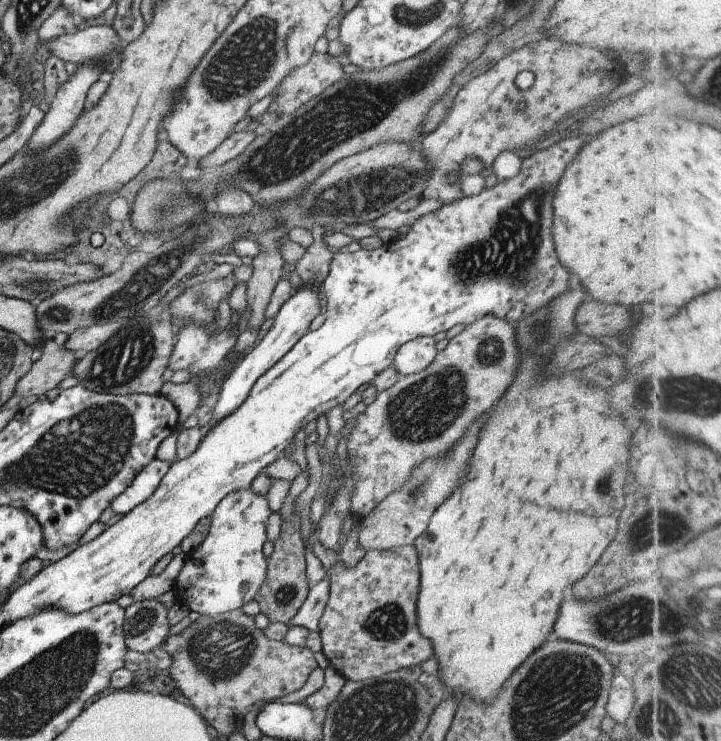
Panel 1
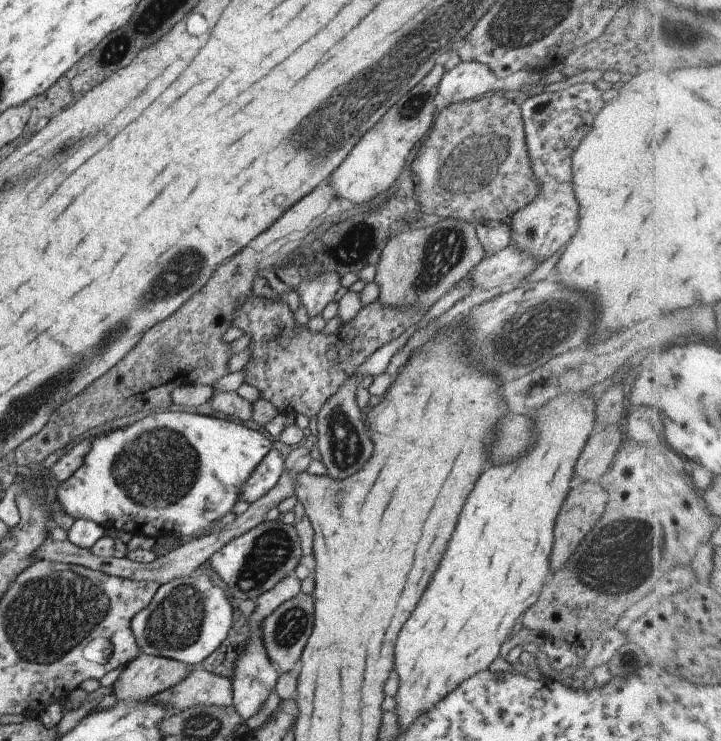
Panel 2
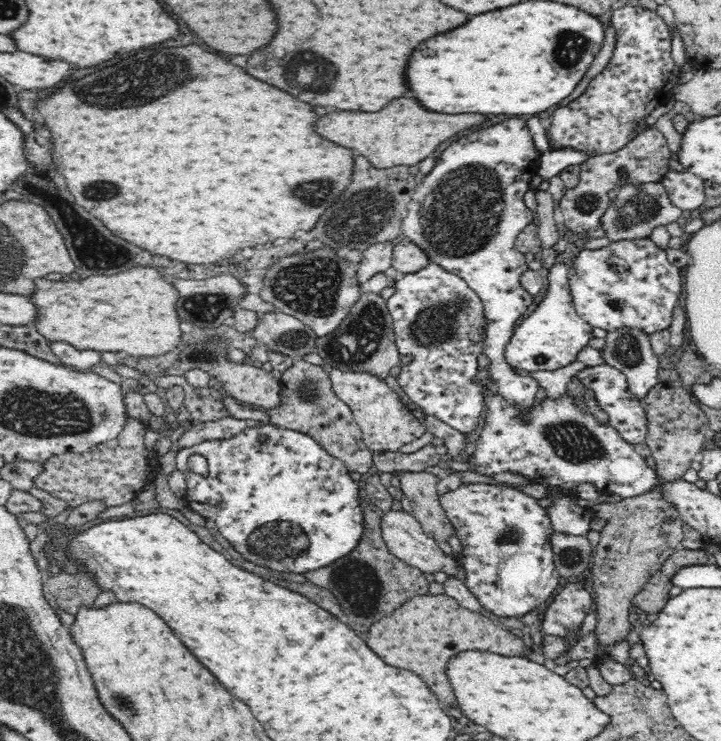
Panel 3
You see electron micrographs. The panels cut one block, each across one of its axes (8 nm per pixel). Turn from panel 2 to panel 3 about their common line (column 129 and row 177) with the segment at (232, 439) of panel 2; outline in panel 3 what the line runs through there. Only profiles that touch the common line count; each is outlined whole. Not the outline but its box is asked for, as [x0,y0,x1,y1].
[400,118,540,410]

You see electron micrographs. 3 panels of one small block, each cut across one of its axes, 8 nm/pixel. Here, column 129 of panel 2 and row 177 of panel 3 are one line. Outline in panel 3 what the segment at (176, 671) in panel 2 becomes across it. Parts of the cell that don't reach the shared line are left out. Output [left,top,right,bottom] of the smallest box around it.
[660,170,705,210]

